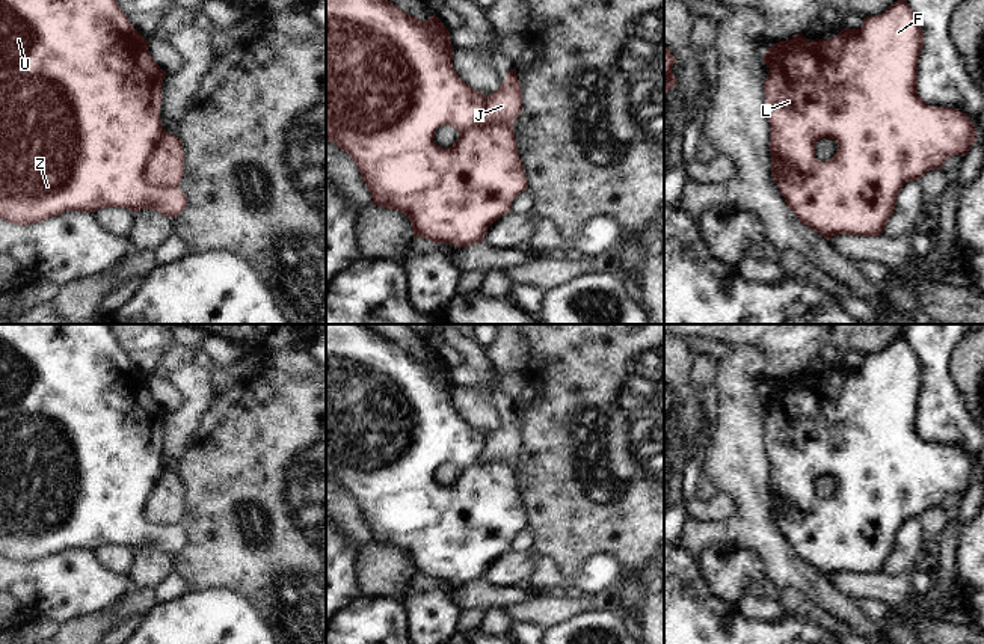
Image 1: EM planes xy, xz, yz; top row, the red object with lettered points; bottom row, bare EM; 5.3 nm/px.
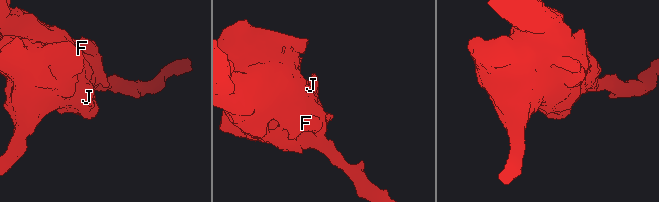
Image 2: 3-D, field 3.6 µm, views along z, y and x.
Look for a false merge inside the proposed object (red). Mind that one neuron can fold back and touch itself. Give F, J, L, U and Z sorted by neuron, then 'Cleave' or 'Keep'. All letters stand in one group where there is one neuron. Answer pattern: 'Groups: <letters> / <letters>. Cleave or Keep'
Groups: F L U Z / J. Cleave.

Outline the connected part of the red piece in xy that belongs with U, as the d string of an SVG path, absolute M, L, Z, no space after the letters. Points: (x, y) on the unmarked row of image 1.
M0 324L0 557L26 564L68 549L95 550L106 544L155 547L171 557L184 549L187 534L178 525L154 525L145 516L148 496L165 471L160 458L165 413L148 389L148 377L133 365L107 324Z

